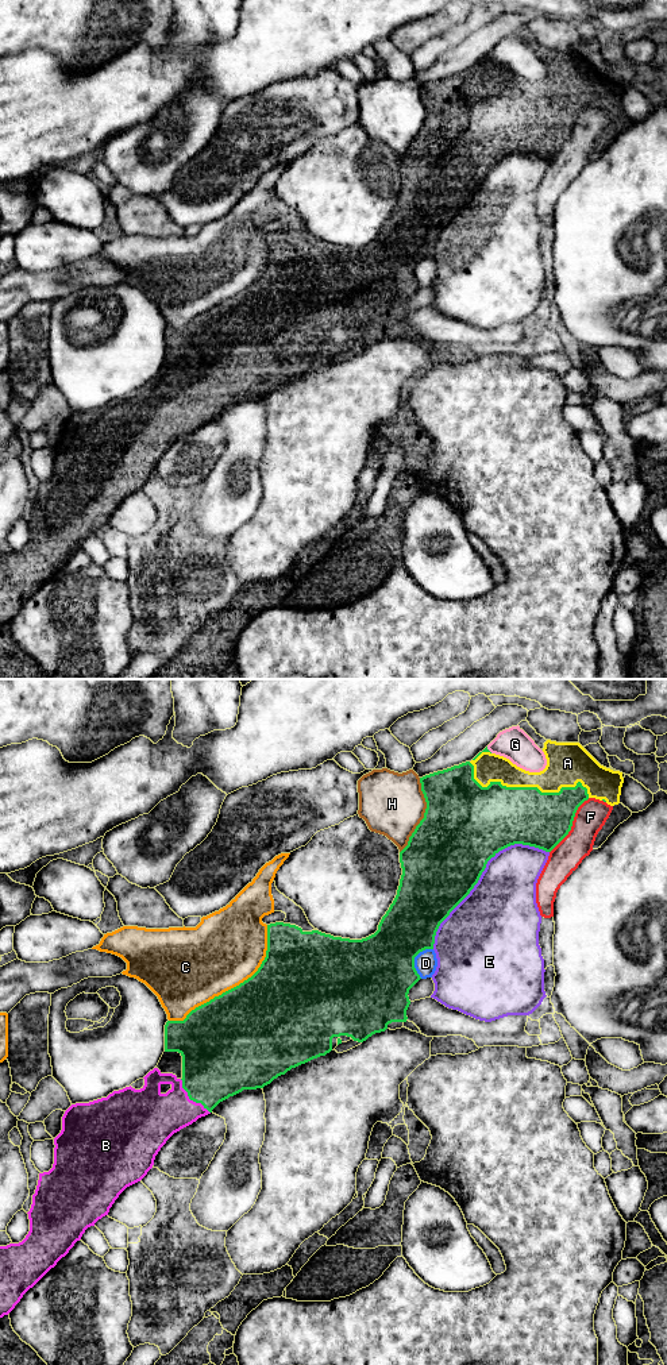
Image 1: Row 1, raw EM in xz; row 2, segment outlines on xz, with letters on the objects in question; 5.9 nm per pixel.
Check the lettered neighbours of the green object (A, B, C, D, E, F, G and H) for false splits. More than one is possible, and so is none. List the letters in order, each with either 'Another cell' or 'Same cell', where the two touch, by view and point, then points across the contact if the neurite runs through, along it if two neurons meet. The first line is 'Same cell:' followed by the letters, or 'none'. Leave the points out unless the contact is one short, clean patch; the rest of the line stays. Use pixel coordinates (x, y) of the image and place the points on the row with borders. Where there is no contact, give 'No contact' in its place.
Same cell: A, B
A: Same cell. Touches green at xz (527, 787)
B: Same cell. Touches green at xz (191, 1099)
C: Another cell. Touches green at xz (236, 986)
D: Another cell. Touches green at xz (413, 959)
E: Another cell. Touches green at xz (481, 874)
F: Another cell. Touches green at xz (571, 825)
G: Another cell. Touches green at xz (488, 750)
H: Another cell. Touches green at xz (424, 816)

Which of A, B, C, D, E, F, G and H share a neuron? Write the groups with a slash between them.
A B / C / D / E / F / G / H

